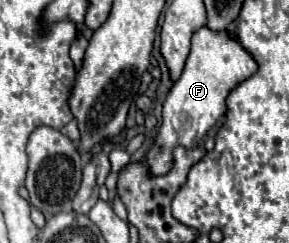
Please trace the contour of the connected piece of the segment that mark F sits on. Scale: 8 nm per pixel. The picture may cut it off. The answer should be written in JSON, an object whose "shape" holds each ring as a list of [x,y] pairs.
{"shape":[[[207,26],[195,30],[191,38],[191,54],[187,58],[185,70],[165,98],[163,124],[159,128],[159,136],[155,138],[155,144],[145,154],[145,160],[153,176],[169,172],[171,152],[175,146],[195,148],[203,140],[207,130],[213,128],[217,120],[223,116],[223,112],[227,110],[225,98],[231,92],[231,88],[235,88],[235,84],[255,74],[257,68],[259,64],[241,46],[239,38],[229,30],[211,30]]]}

